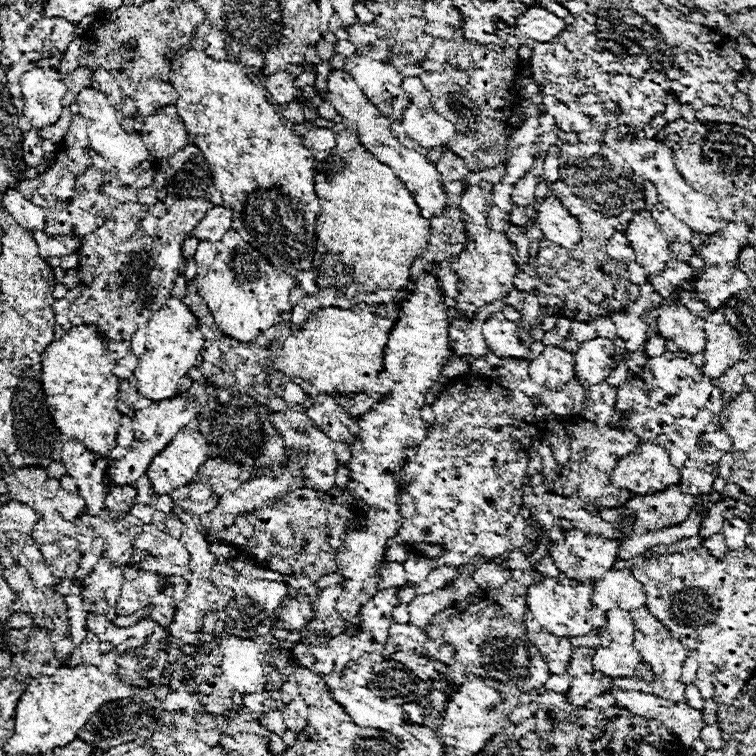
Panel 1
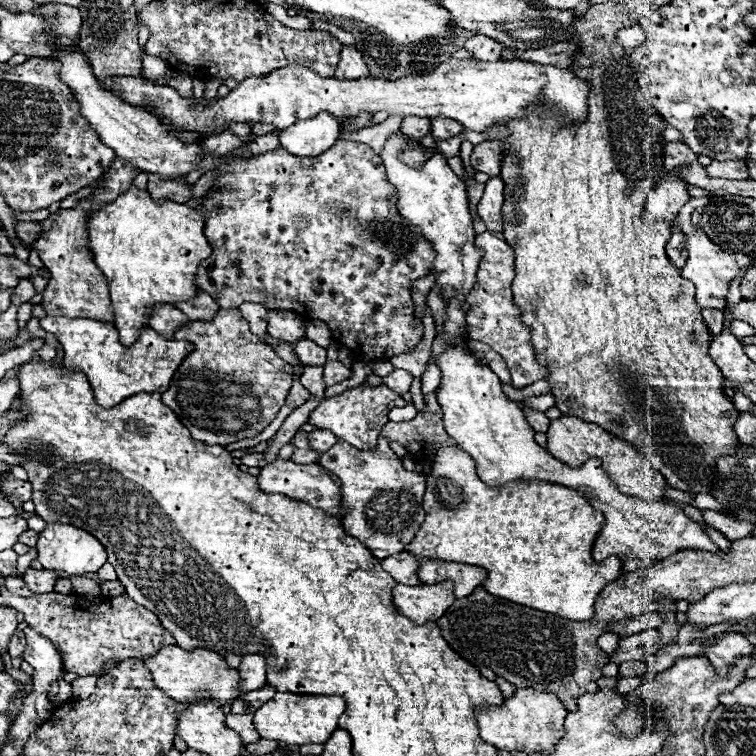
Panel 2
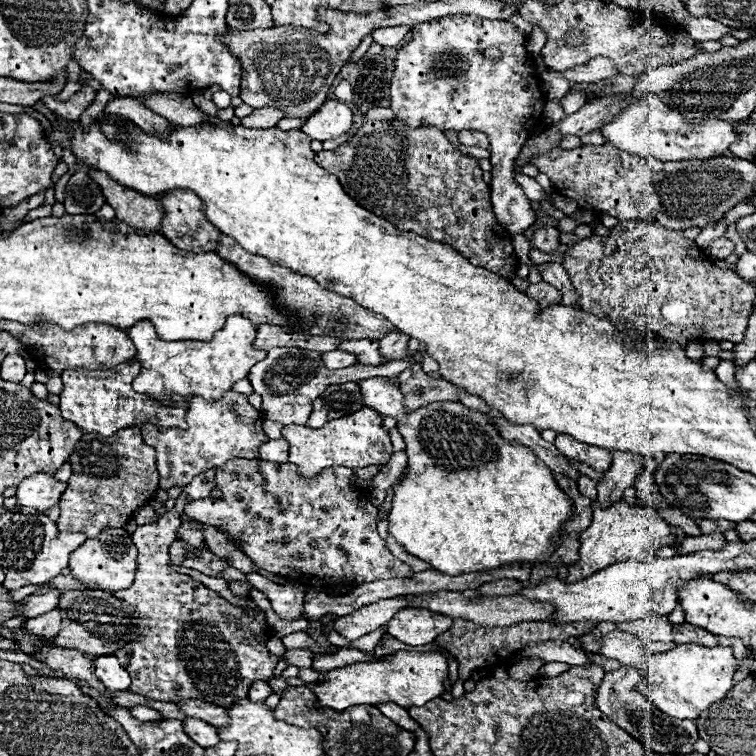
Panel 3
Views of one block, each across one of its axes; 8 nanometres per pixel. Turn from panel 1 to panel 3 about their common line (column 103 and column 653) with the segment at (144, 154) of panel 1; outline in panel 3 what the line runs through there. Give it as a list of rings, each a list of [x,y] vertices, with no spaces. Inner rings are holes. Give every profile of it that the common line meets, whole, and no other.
[[[642,94],[620,108],[618,114],[608,120],[600,132],[612,142],[616,148],[622,148],[630,154],[638,156],[654,156],[658,160],[692,160],[692,158],[714,158],[722,156],[732,142],[740,140],[740,134],[734,130],[738,122],[734,120],[704,120],[700,124],[686,122],[674,110],[670,110],[656,94]]]

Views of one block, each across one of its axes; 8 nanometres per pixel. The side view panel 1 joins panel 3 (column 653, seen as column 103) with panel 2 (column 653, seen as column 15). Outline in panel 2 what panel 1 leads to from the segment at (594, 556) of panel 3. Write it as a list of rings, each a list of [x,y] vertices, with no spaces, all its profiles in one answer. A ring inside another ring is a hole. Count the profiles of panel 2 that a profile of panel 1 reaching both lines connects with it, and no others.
[[[560,416],[556,420],[550,420],[550,428],[546,436],[548,436],[548,452],[568,466],[580,466],[588,458],[600,458],[608,478],[626,496],[648,500],[648,502],[656,502],[664,496],[664,490],[666,490],[664,476],[658,470],[654,470],[648,464],[648,460],[642,454],[638,454],[628,442],[616,438],[604,428],[584,422],[582,418],[576,418],[576,416]]]

